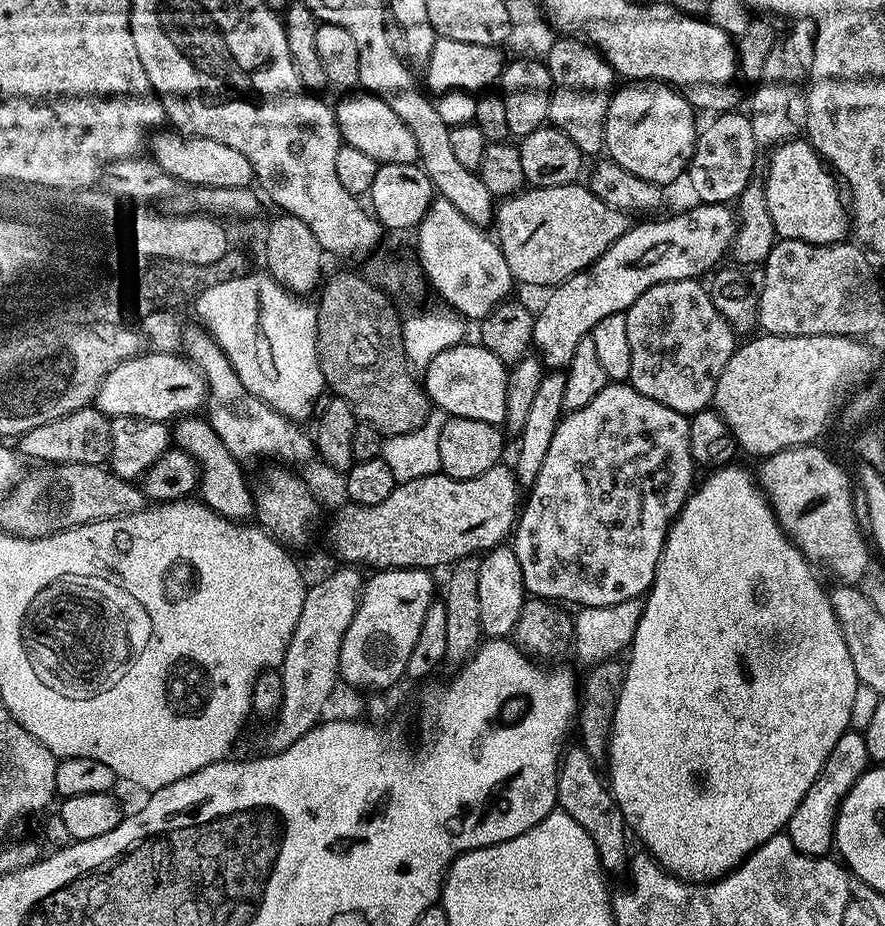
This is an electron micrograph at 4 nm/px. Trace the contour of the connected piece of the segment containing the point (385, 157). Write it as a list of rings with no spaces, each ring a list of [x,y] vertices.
[[[348,94],[340,105],[335,105],[336,125],[340,127],[340,139],[343,143],[354,146],[354,150],[363,150],[370,154],[377,164],[415,164],[420,159],[418,142],[410,134],[410,126],[386,106],[377,96],[371,94]]]

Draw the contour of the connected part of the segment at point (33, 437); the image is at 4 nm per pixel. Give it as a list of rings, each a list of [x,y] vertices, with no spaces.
[[[94,406],[79,408],[54,422],[34,426],[34,430],[19,437],[21,457],[46,464],[98,464],[103,465],[112,455],[112,420]]]

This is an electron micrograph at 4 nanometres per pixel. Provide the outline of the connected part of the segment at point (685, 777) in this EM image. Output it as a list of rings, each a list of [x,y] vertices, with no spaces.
[[[733,462],[727,464],[725,468],[717,468],[709,471],[708,476],[704,481],[695,485],[694,491],[689,495],[688,499],[680,508],[680,513],[676,515],[676,519],[672,521],[672,527],[668,530],[668,537],[664,543],[664,549],[660,555],[660,561],[656,567],[656,576],[652,580],[652,586],[646,593],[646,599],[643,601],[644,609],[641,612],[641,620],[637,624],[637,629],[634,630],[633,638],[630,645],[630,653],[628,660],[626,659],[626,667],[624,669],[624,681],[622,682],[622,690],[620,697],[616,703],[616,713],[614,714],[614,726],[612,727],[612,737],[608,743],[608,754],[606,757],[606,765],[608,764],[608,772],[606,771],[606,780],[610,785],[612,797],[615,798],[616,804],[622,810],[624,815],[624,823],[629,825],[631,831],[645,844],[647,855],[660,863],[661,868],[665,868],[667,872],[672,873],[679,880],[691,880],[693,882],[707,882],[709,880],[718,880],[720,877],[732,872],[737,866],[750,855],[758,846],[762,846],[772,836],[779,836],[787,829],[788,820],[794,814],[794,810],[798,810],[798,802],[802,802],[802,798],[806,798],[806,790],[810,790],[810,786],[814,782],[814,778],[818,778],[818,774],[822,770],[822,766],[826,762],[826,758],[830,754],[830,750],[834,750],[834,742],[838,742],[838,738],[842,738],[844,732],[849,731],[852,723],[852,707],[854,706],[854,694],[856,693],[857,679],[854,674],[854,662],[850,662],[850,650],[846,650],[846,642],[842,638],[842,630],[838,626],[838,620],[832,609],[832,597],[829,589],[823,588],[819,580],[816,578],[813,565],[804,557],[801,557],[799,548],[788,539],[784,529],[776,520],[775,514],[772,512],[772,505],[768,502],[768,497],[764,495],[757,477],[752,476],[744,468],[739,468],[739,463]]]

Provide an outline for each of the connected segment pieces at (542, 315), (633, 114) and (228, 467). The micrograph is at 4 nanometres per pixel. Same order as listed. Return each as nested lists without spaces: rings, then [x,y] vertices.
[[[697,203],[694,208],[680,212],[669,220],[653,224],[633,223],[588,268],[583,268],[570,279],[563,280],[547,293],[548,296],[535,313],[532,343],[545,369],[564,370],[574,358],[574,350],[582,338],[591,333],[602,318],[625,313],[633,302],[650,286],[671,280],[693,280],[703,277],[719,265],[718,261],[731,249],[738,220],[735,211],[725,204]]]
[[[632,82],[621,90],[613,91],[608,104],[608,113],[604,123],[604,147],[607,155],[618,166],[630,170],[638,178],[646,178],[651,184],[669,186],[676,179],[683,177],[688,170],[688,163],[696,149],[698,135],[697,113],[688,99],[676,88],[659,82]]]
[[[193,414],[177,419],[174,424],[174,444],[196,459],[196,465],[201,471],[198,496],[206,507],[227,520],[248,522],[253,519],[256,511],[254,490],[240,469],[243,468],[241,461],[236,460],[230,450],[226,450],[226,442],[218,438],[203,415]]]

